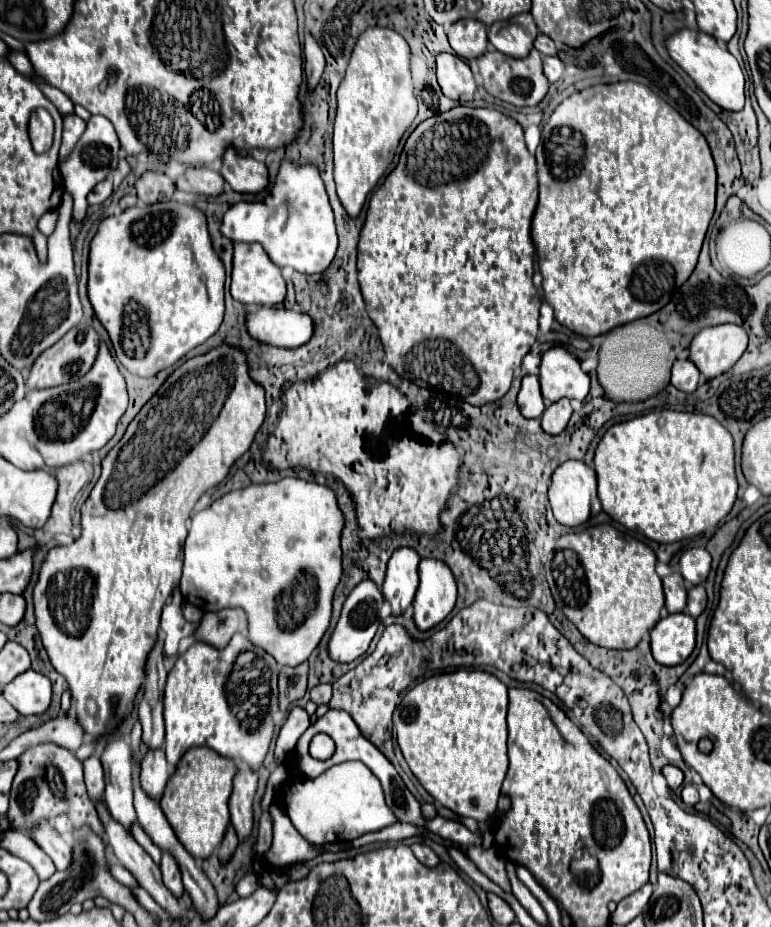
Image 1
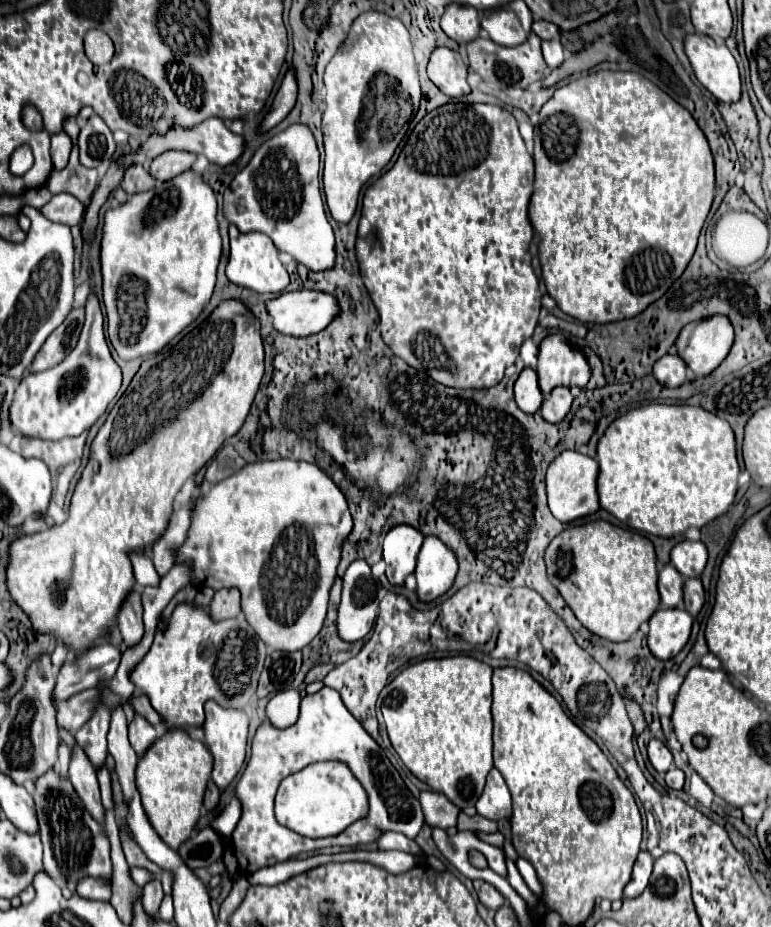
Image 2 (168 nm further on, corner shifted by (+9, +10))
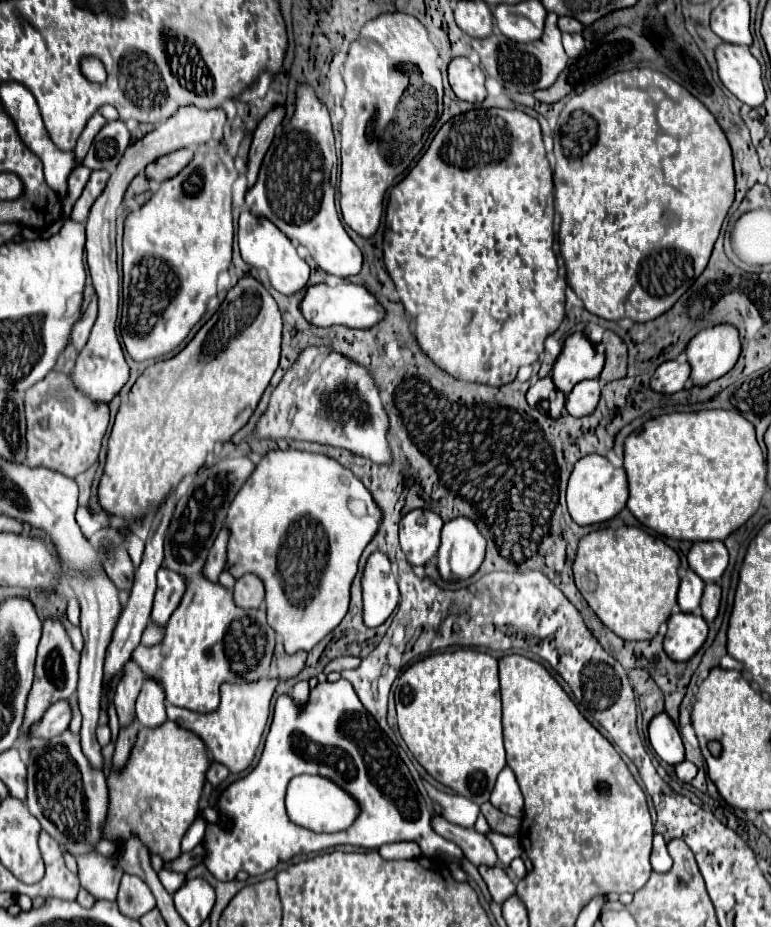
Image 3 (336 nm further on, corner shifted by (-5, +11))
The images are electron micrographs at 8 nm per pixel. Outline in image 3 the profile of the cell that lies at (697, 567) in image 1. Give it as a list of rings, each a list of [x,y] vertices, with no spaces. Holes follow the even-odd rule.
[[[695,541],[689,549],[689,567],[705,581],[719,581],[729,563],[729,553],[721,541]]]

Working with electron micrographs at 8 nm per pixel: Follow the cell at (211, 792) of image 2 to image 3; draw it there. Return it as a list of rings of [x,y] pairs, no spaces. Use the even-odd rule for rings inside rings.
[[[213,761],[213,763],[211,763],[211,767],[209,767],[207,781],[209,781],[213,787],[219,787],[219,783],[227,779],[227,775],[229,775],[227,767],[225,767],[225,765],[221,765],[221,763],[217,763],[217,761]]]

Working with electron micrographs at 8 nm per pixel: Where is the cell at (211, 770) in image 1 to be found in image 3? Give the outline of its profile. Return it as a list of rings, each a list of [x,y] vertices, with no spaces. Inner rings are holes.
[[[167,721],[159,729],[147,729],[141,727],[135,747],[131,751],[127,767],[117,775],[111,771],[111,777],[107,779],[109,787],[109,817],[105,823],[105,839],[119,843],[125,843],[129,833],[137,833],[139,839],[149,847],[151,855],[159,853],[165,861],[171,861],[181,855],[181,839],[185,837],[187,829],[193,825],[199,813],[199,799],[203,793],[203,785],[207,781],[207,769],[211,765],[211,759],[205,751],[205,745],[201,737],[195,737],[195,733]]]

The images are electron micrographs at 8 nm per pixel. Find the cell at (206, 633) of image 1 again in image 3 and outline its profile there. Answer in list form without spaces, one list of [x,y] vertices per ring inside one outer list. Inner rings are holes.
[[[243,575],[241,579],[237,579],[235,589],[233,589],[233,597],[235,597],[235,605],[239,605],[241,609],[255,609],[261,605],[261,591],[265,591],[261,587],[261,579],[255,575]]]

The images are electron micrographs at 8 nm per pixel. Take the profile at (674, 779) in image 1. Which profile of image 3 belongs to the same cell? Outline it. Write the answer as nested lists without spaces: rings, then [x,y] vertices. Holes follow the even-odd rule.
[[[667,713],[655,715],[649,725],[649,741],[655,753],[669,765],[679,765],[685,759],[681,735]]]

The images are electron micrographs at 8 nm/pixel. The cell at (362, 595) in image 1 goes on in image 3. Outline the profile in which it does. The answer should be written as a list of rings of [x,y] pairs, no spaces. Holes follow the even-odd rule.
[[[375,551],[369,555],[363,569],[363,623],[379,627],[395,611],[399,603],[399,589],[393,567],[385,553]]]

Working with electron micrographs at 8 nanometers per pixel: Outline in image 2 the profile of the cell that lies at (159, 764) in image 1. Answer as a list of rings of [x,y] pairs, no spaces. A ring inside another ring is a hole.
[[[139,714],[133,716],[133,720],[129,722],[129,742],[135,748],[137,756],[141,756],[149,744],[153,744],[157,738],[157,730]]]

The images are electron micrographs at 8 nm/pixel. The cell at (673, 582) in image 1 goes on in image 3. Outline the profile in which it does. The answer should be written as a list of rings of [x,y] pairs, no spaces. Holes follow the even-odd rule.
[[[687,569],[679,587],[679,607],[683,613],[693,613],[699,609],[703,587],[705,583],[697,577],[697,573]]]

